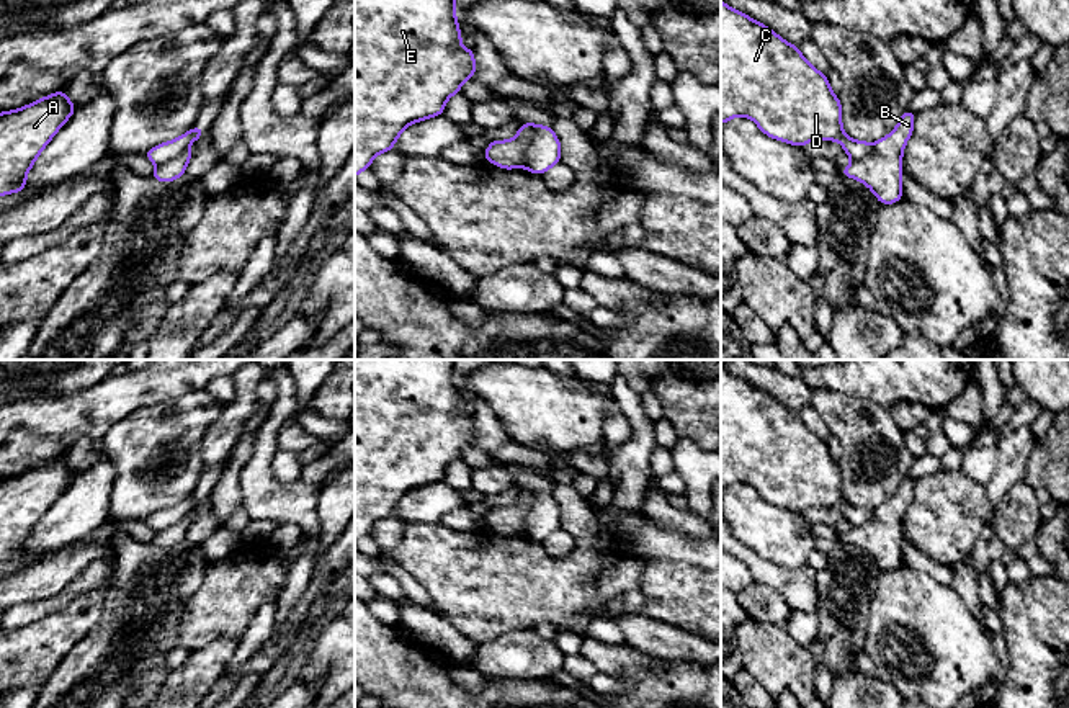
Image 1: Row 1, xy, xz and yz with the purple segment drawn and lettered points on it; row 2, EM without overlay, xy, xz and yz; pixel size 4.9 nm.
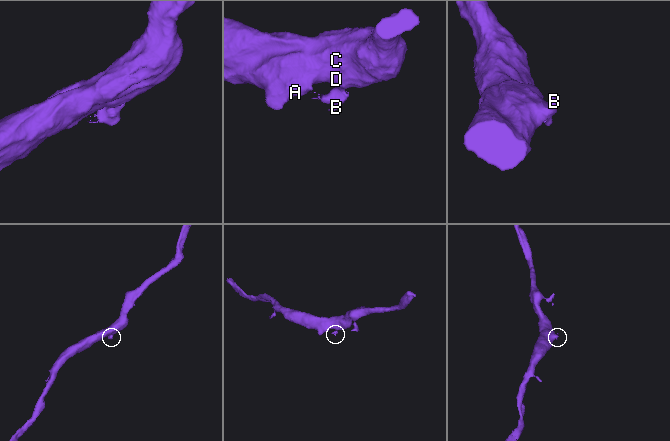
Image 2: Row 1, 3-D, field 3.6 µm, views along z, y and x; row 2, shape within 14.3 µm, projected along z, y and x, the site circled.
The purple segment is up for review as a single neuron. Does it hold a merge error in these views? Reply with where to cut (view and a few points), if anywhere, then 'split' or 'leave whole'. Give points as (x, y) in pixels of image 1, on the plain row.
cut xz (536, 492), (525, 515), (523, 533); split

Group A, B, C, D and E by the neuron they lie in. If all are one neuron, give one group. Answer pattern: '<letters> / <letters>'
A C D E / B

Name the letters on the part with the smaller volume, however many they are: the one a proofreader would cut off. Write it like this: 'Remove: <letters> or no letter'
Remove: B

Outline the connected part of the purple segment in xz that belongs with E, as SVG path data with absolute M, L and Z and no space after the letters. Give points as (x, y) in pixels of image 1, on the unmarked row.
M355 360L355 544L368 536L373 525L394 513L400 499L414 489L443 481L450 463L459 459L461 451L476 440L474 415L461 412L461 397L456 386L456 360Z

